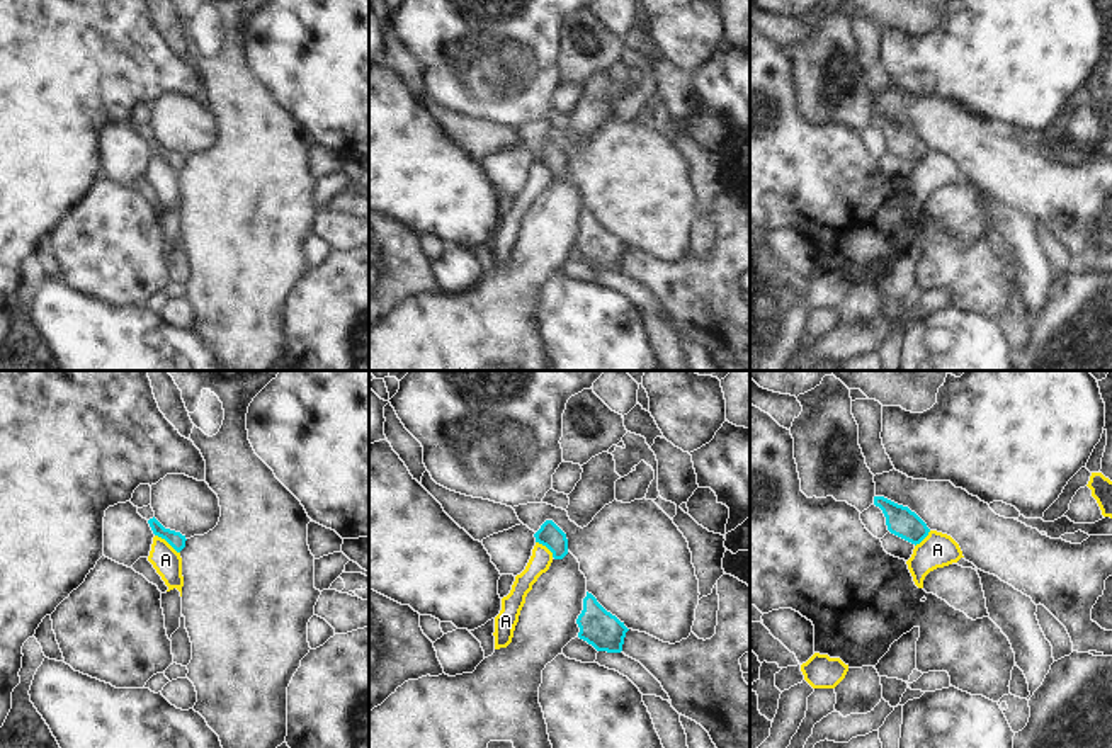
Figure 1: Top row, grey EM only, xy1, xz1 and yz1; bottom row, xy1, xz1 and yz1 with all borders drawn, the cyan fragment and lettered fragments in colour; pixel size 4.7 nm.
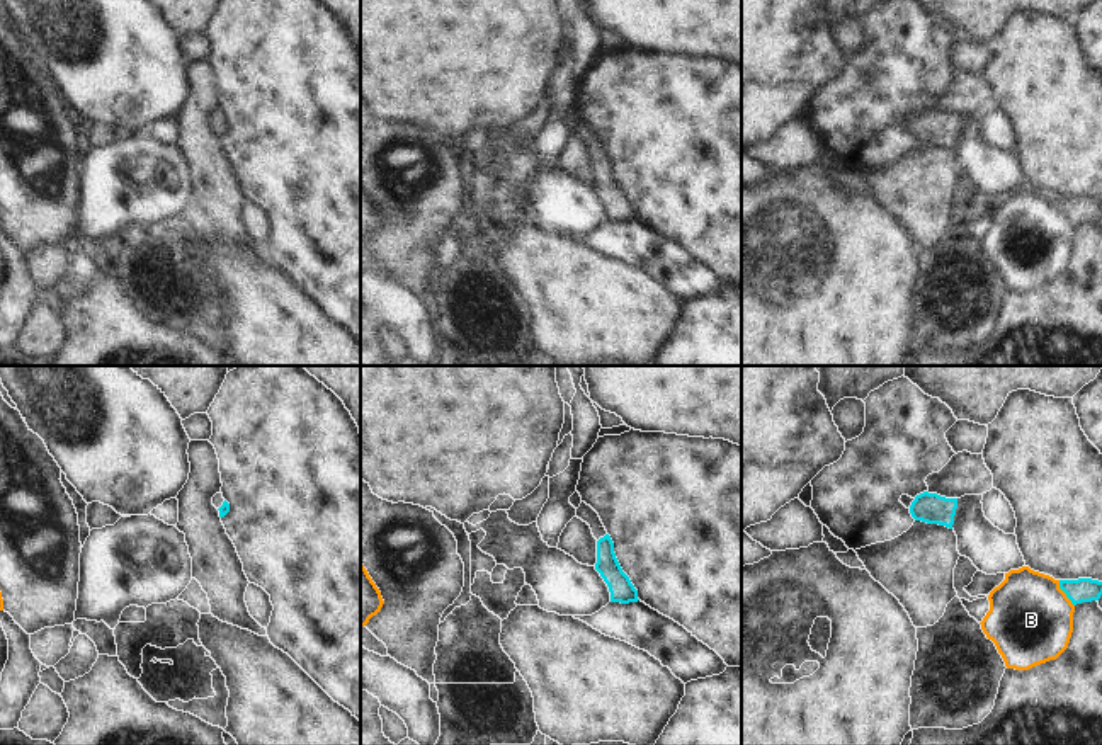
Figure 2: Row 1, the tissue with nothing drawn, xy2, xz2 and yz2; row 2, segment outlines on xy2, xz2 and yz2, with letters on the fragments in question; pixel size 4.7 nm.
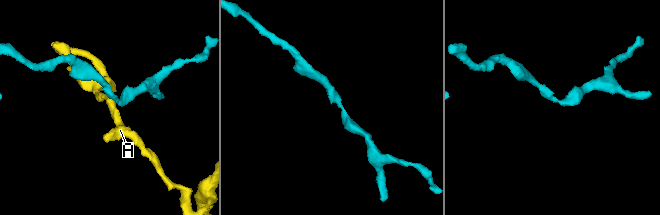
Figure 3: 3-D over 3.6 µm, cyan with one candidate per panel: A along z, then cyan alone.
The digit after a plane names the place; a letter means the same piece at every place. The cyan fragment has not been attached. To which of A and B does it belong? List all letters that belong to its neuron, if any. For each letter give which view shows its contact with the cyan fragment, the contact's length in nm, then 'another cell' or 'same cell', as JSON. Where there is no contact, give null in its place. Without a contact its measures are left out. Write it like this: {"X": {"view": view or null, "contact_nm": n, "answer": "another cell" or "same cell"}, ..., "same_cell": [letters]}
{"A": {"view": "xy1", "contact_nm": 150, "answer": "another cell"}, "B": {"view": "yz2", "contact_nm": 150, "answer": "another cell"}, "same_cell": []}

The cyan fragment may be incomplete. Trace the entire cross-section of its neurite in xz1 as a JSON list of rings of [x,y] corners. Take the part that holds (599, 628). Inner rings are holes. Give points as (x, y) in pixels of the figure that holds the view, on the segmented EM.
[[[587,592],[583,610],[576,619],[578,638],[592,644],[597,651],[621,653],[626,632],[624,622],[607,612],[597,598]]]

